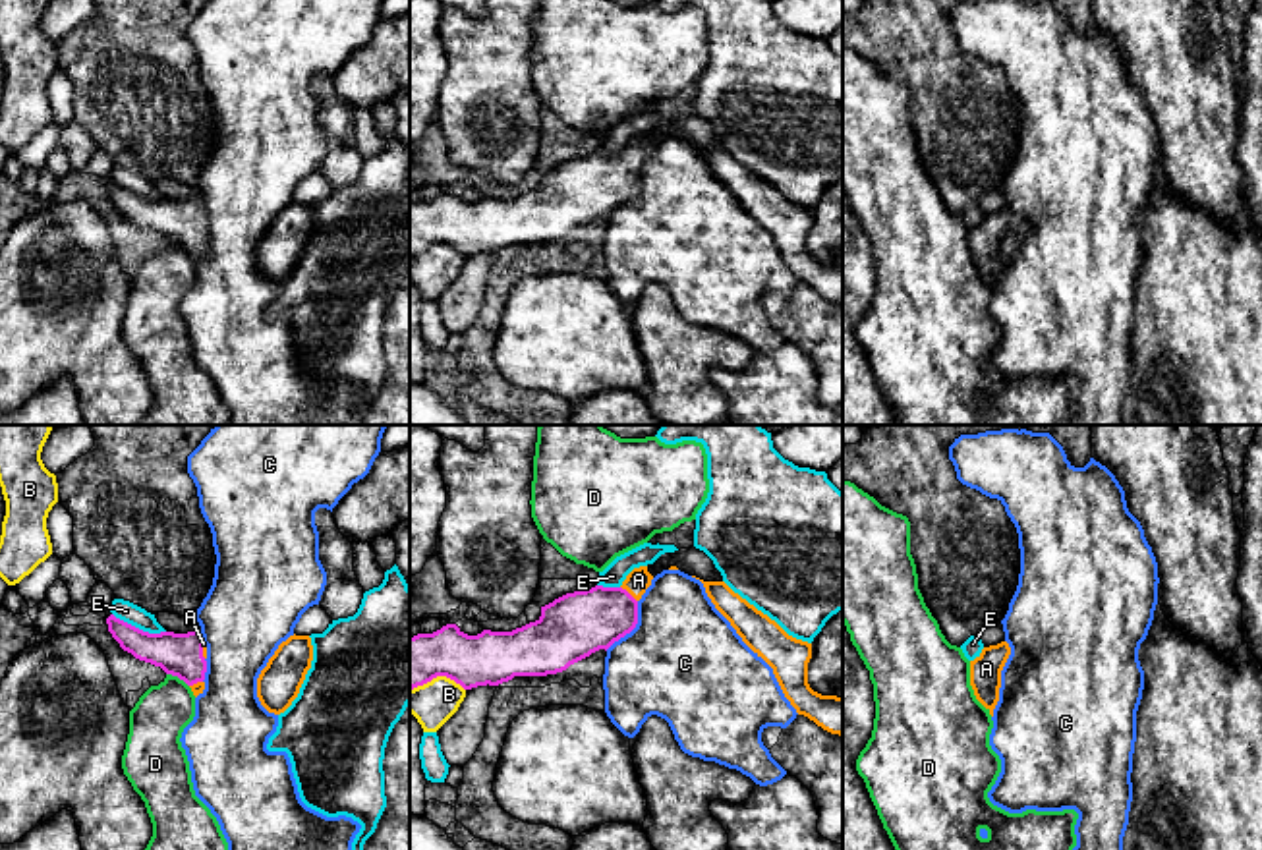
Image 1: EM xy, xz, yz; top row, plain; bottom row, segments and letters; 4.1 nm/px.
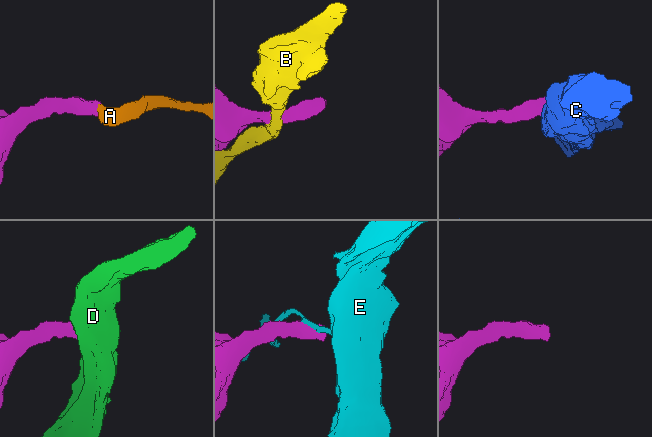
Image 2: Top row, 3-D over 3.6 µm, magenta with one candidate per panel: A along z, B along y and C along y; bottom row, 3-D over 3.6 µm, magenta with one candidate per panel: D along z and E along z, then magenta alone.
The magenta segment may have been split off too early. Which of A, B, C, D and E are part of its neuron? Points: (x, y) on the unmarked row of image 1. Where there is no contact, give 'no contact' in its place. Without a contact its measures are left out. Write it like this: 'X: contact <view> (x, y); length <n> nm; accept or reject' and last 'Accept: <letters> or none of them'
A: contact xz (629, 161); length 100 nm; accept
B: contact xz (437, 242); length 240 nm; reject
C: contact xz (632, 196); length 240 nm; reject
D: contact xy (178, 244); length 110 nm; reject
E: contact xy (138, 196); length 240 nm; reject
Accept: A

